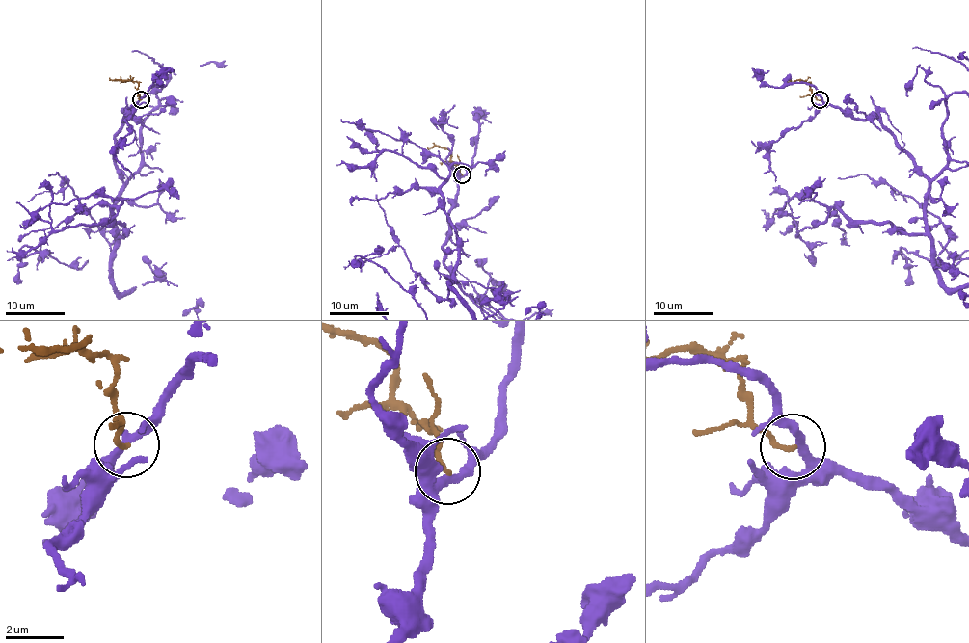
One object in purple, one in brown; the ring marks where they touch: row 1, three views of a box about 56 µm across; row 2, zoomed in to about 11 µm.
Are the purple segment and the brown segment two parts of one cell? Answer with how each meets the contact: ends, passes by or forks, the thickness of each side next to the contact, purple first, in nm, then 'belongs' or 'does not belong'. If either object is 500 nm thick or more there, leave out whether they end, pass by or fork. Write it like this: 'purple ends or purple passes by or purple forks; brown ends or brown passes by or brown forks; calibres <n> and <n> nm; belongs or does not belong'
purple passes by; brown ends; calibres 280 and 160 nm; does not belong

